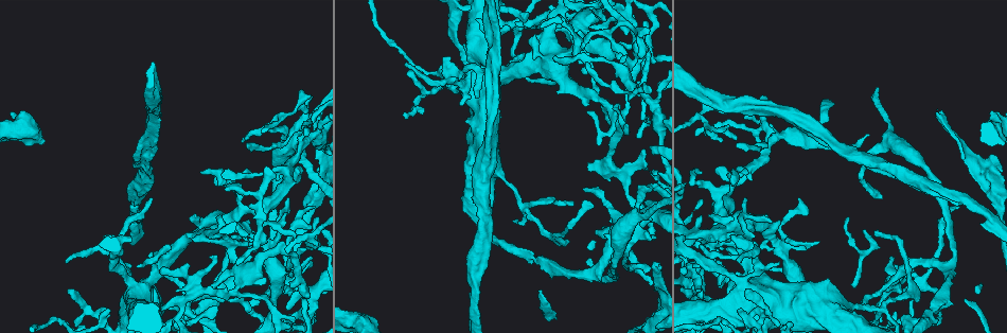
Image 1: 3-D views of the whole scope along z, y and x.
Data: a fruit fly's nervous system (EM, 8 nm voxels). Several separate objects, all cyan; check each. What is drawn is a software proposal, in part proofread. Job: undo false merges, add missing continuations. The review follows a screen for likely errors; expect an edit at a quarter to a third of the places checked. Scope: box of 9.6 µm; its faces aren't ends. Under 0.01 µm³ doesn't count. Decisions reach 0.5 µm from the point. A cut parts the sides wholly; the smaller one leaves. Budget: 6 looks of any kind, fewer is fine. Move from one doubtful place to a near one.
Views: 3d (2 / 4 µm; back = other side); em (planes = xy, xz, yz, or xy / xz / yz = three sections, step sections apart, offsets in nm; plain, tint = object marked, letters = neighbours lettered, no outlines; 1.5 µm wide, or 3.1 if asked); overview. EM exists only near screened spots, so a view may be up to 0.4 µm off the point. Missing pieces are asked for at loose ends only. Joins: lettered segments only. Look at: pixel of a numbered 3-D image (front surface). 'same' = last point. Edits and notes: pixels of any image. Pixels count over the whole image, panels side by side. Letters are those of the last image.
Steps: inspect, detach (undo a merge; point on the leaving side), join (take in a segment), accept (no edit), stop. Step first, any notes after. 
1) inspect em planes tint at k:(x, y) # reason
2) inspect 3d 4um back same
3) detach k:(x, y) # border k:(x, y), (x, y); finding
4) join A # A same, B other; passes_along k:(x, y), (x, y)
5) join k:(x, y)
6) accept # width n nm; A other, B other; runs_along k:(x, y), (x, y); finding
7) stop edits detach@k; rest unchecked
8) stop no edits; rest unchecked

inspect em planes letters at 1:(271, 121) # abrupt turn

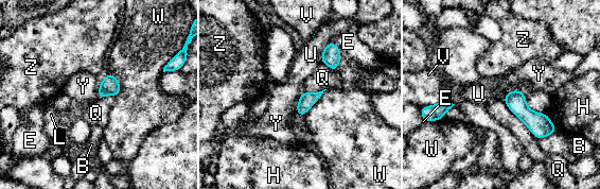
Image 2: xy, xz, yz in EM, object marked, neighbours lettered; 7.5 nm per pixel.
accept # B other, E other, H other, L other, Q other, U other, V other, W other, Y other, Z other; continuous, no second neuron

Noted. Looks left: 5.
inspect em planes plain at 1:(616, 136) # sudden change in width

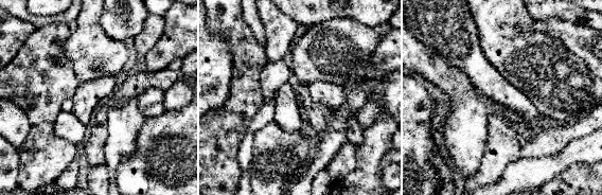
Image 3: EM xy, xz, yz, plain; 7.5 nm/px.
inspect em planes letters same # what lies round it

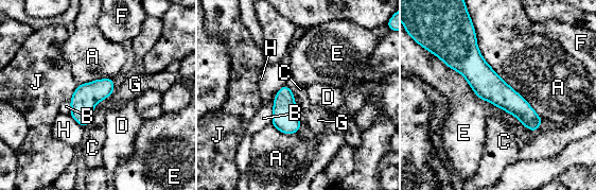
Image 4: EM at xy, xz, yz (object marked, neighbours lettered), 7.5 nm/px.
accept # A other, B other, C other, D other, E other, F other, G other, H other, J other; all the same neuron

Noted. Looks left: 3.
inspect em planes plain at 1:(304, 249) # branch stops here

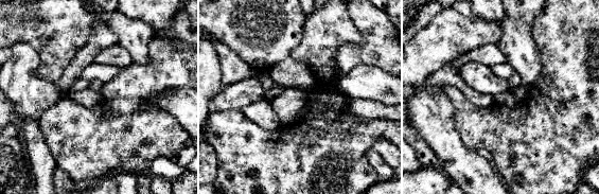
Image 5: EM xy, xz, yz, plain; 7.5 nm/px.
inspect em planes letters same # what lies round it

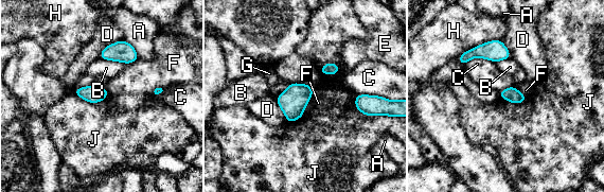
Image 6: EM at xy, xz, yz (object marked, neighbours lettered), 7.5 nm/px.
accept # A other, B other, C other, D other, E other, F other, G other, H other, J other; no lettered segment goes on from it

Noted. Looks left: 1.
stop no edits; rest unchecked

